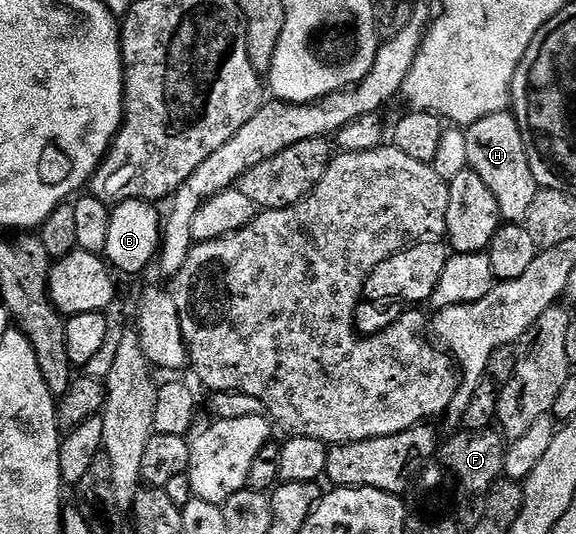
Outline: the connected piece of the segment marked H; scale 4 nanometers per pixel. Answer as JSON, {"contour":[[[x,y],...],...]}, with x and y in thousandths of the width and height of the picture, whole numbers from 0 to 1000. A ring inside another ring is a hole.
{"contour":[[[889,208],[861,210],[832,221],[832,228],[813,234],[807,247],[807,300],[813,313],[832,333],[839,333],[845,356],[859,363],[859,378],[870,395],[872,414],[905,419],[922,393],[922,378],[932,367],[936,346],[915,296],[908,251]]]}

